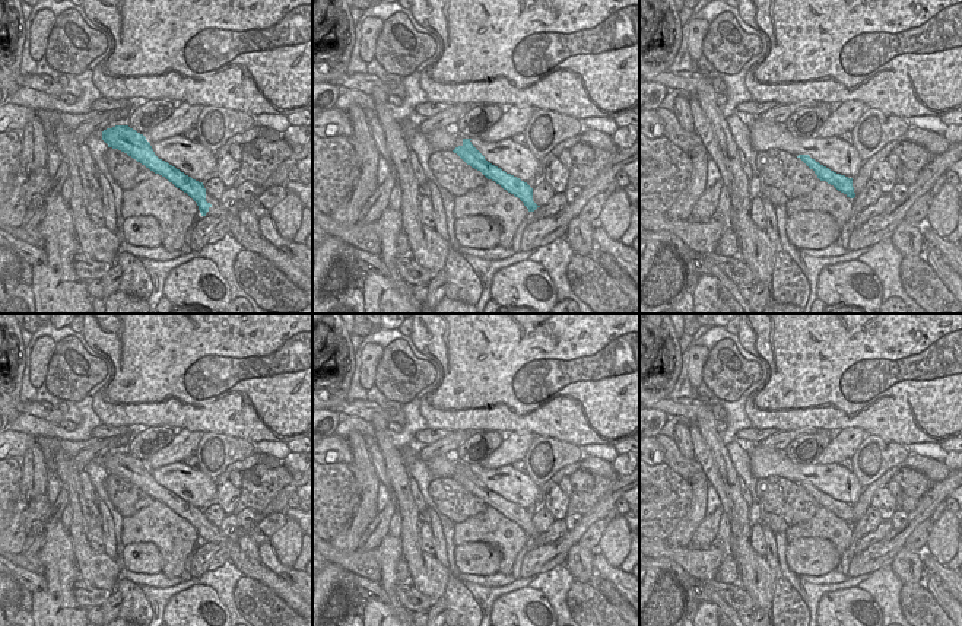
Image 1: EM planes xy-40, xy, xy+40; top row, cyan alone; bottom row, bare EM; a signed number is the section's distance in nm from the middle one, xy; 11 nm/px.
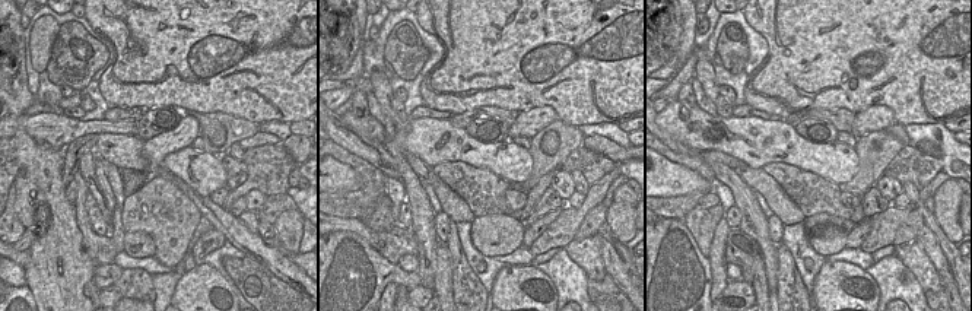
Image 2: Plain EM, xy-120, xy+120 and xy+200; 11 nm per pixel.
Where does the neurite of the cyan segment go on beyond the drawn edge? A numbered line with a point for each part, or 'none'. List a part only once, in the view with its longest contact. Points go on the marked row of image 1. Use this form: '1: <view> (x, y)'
1: xy-40 (256, 242)

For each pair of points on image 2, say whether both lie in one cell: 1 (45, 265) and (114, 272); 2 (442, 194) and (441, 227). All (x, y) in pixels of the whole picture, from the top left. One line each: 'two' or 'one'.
1: two
2: two

